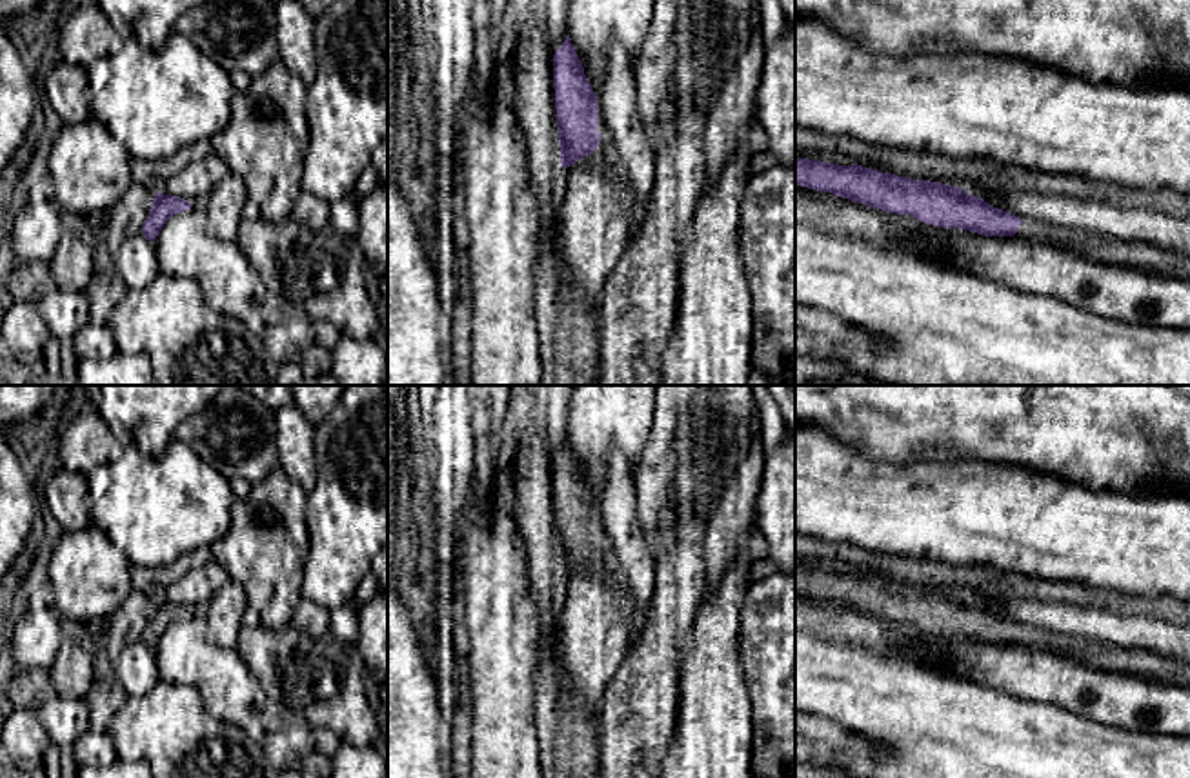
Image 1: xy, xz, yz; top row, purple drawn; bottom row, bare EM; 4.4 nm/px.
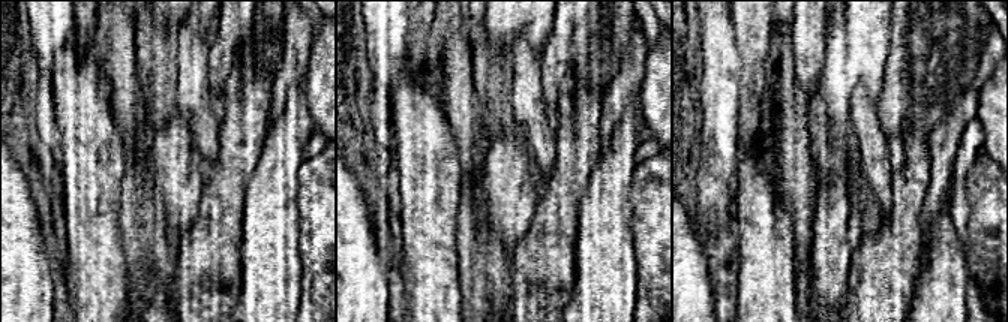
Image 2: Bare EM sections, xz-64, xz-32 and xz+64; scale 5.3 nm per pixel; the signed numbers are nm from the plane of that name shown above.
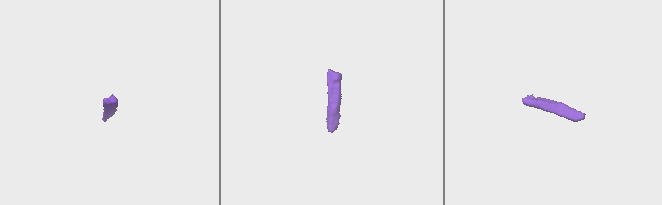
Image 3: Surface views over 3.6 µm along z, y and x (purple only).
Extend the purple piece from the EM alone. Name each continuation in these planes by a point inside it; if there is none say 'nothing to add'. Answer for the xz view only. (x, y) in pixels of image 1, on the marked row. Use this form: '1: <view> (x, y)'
nothing to add

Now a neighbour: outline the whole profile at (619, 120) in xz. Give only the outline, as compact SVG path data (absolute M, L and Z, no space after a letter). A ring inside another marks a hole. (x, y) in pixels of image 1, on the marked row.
M617 42L610 45L608 73L597 102L599 131L611 145L628 205L640 214L655 185L655 151L639 115L635 65Z

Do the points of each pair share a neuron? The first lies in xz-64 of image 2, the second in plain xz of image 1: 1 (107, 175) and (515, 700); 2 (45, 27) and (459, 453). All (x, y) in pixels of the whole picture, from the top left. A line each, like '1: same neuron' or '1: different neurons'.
1: same neuron
2: same neuron

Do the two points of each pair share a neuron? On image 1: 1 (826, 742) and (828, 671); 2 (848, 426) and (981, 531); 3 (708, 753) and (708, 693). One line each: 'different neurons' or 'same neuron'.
1: different neurons
2: different neurons
3: same neuron

